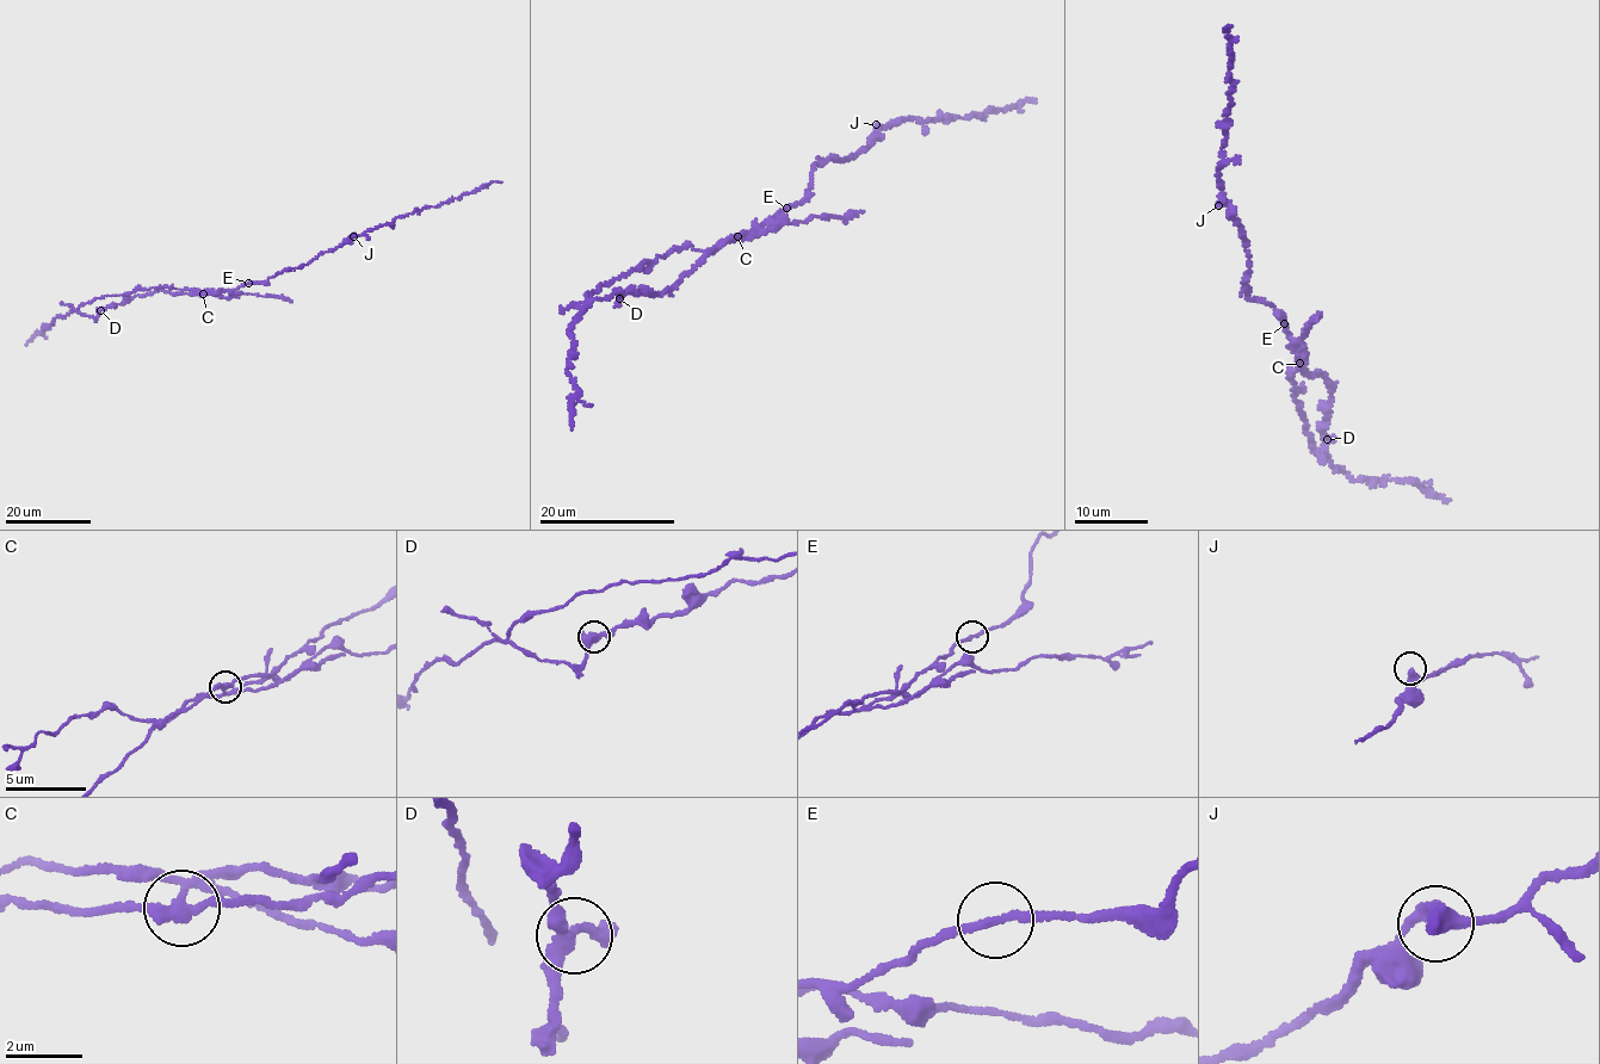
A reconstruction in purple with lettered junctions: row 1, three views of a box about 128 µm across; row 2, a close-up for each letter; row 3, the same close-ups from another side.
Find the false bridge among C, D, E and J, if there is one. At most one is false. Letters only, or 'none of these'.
C

